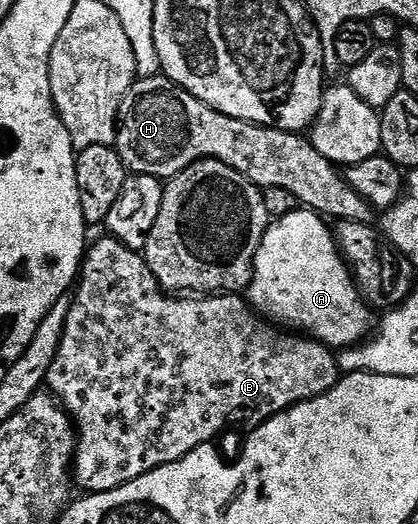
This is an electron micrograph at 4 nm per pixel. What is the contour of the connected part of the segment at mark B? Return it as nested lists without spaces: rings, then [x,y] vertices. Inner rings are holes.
[[[102,236],[94,246],[92,243],[92,245],[90,245],[85,251],[85,257],[81,264],[79,277],[75,283],[75,293],[72,295],[69,303],[67,320],[65,321],[65,327],[63,328],[63,340],[59,344],[59,352],[55,352],[55,360],[51,364],[51,368],[47,372],[45,380],[47,383],[48,393],[52,394],[54,399],[56,399],[60,405],[64,406],[67,413],[69,413],[69,417],[72,418],[73,425],[77,431],[77,451],[73,453],[71,459],[72,477],[75,479],[76,485],[78,482],[78,484],[82,486],[82,491],[91,494],[102,494],[103,492],[111,492],[115,488],[119,488],[128,482],[134,482],[139,476],[143,476],[147,472],[151,472],[163,464],[171,464],[175,460],[179,460],[183,456],[187,456],[195,448],[212,443],[214,441],[213,437],[215,437],[220,430],[227,429],[232,422],[242,422],[243,425],[249,426],[248,428],[256,428],[260,426],[262,422],[268,420],[268,418],[274,418],[275,415],[282,414],[284,410],[290,410],[292,406],[298,406],[300,402],[306,402],[312,398],[317,398],[323,392],[327,392],[331,388],[335,388],[338,377],[339,367],[337,364],[337,354],[334,353],[330,347],[326,346],[325,343],[318,342],[316,338],[302,336],[297,332],[286,332],[284,329],[278,328],[272,321],[266,320],[260,313],[258,313],[258,311],[254,310],[244,297],[238,296],[237,294],[222,293],[220,296],[170,296],[166,291],[161,289],[160,284],[155,280],[155,276],[151,272],[151,268],[145,262],[144,253],[127,248],[122,242],[117,242],[113,238]]]

